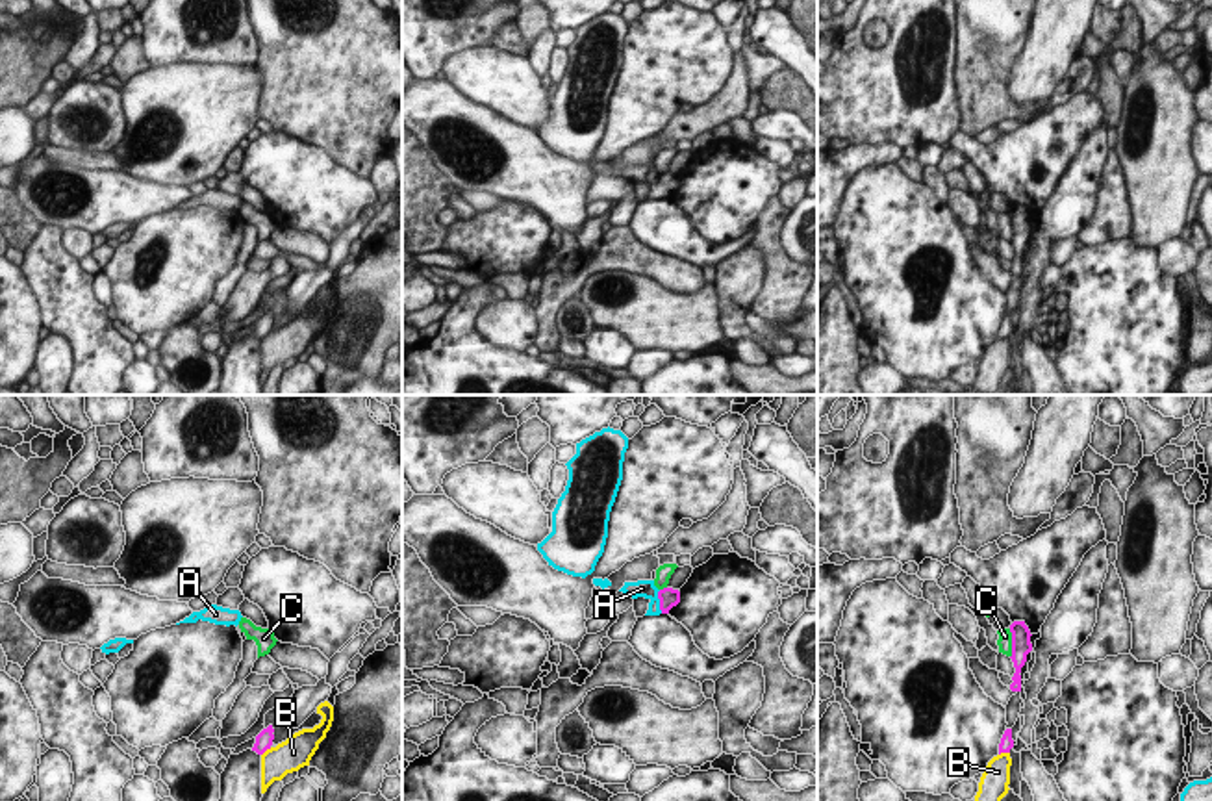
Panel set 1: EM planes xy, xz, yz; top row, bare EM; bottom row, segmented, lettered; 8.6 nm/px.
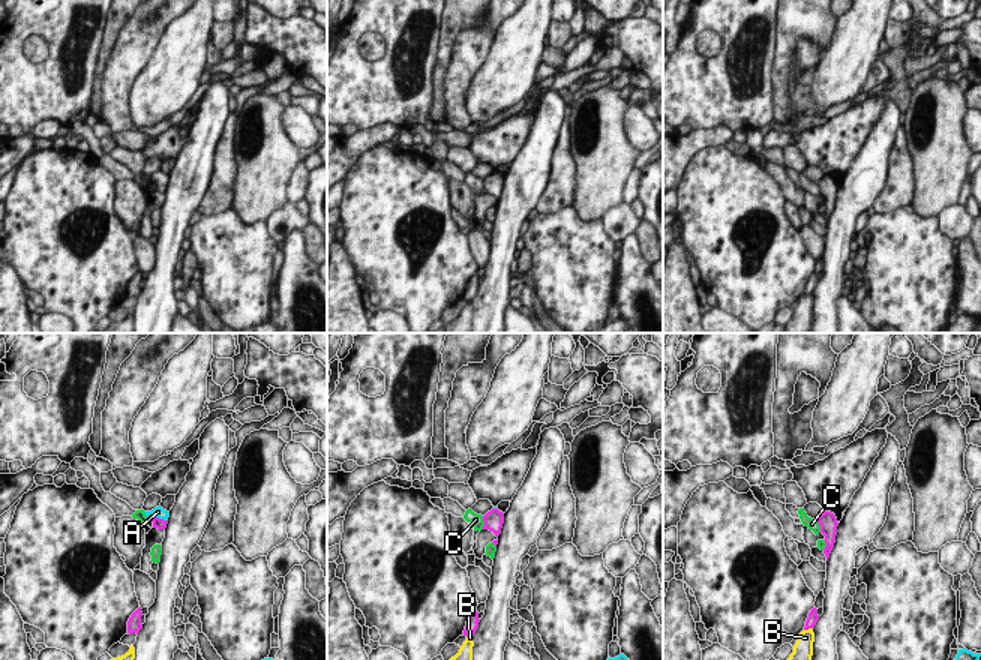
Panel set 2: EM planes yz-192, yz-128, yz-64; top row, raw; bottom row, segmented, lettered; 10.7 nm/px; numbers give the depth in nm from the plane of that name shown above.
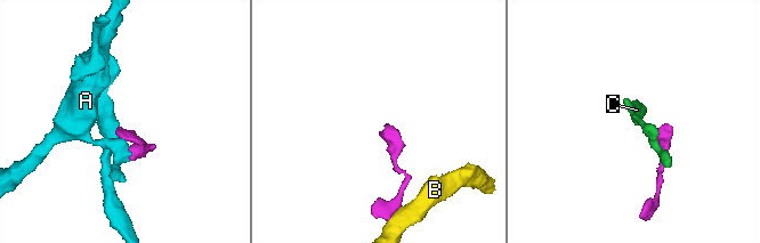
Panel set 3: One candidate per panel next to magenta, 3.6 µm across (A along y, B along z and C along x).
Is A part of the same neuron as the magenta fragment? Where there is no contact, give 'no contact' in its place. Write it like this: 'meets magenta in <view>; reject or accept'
meets magenta in xz; accept

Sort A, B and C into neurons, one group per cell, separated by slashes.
A / B / C

